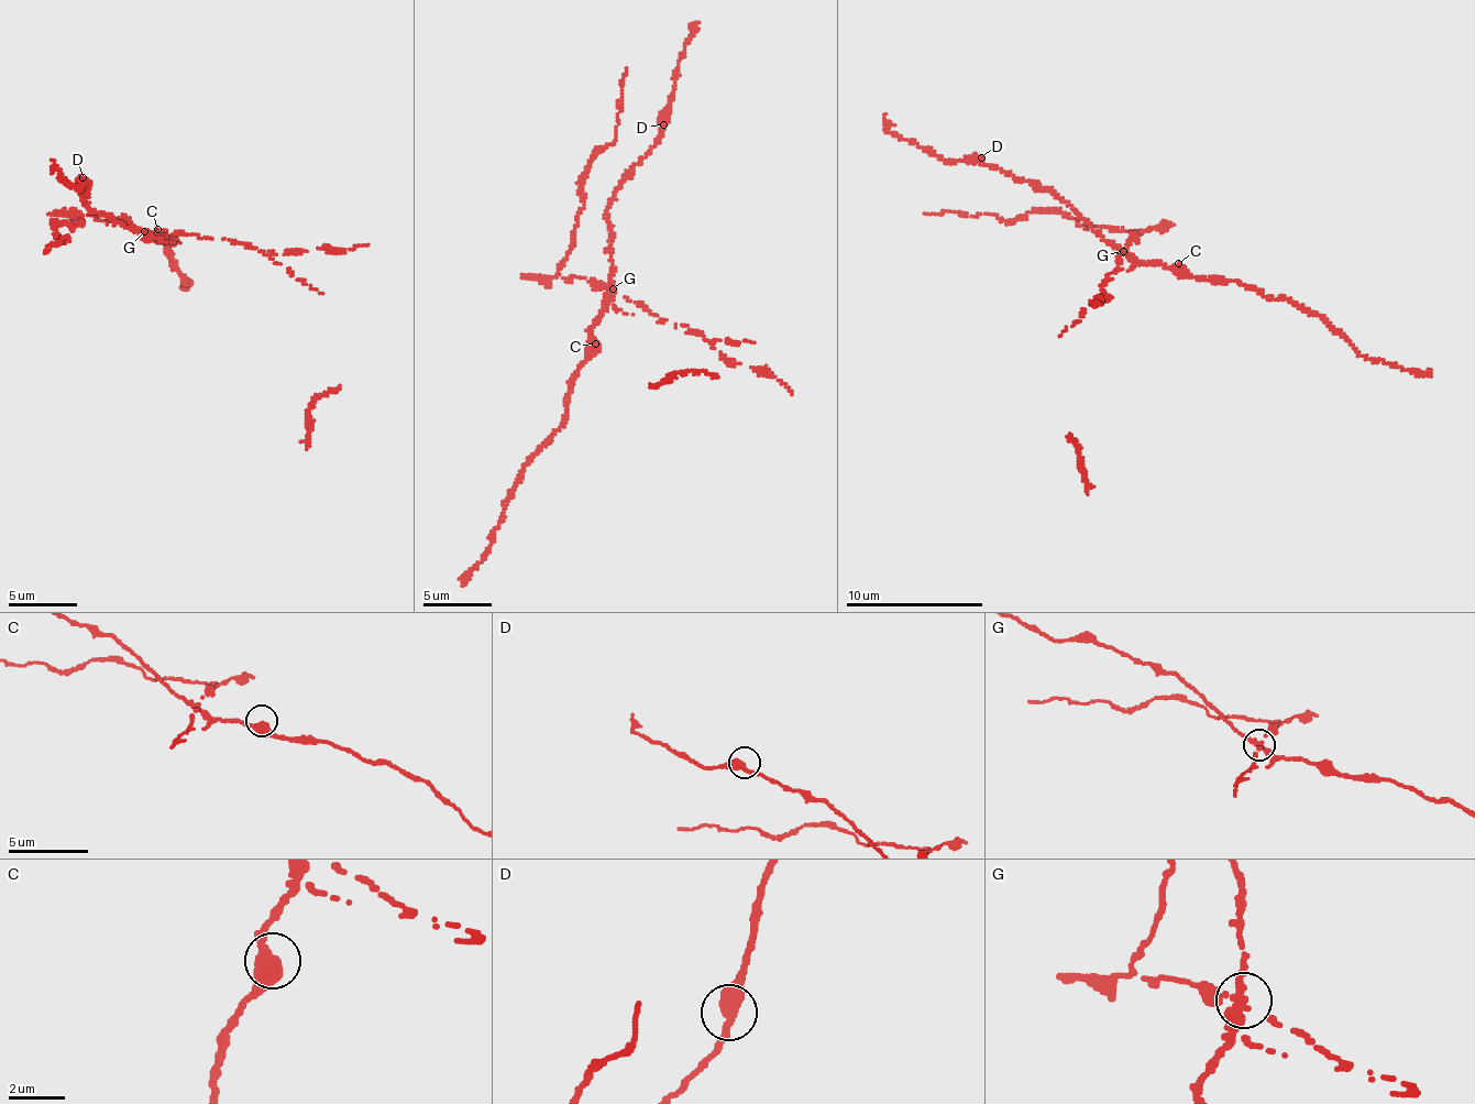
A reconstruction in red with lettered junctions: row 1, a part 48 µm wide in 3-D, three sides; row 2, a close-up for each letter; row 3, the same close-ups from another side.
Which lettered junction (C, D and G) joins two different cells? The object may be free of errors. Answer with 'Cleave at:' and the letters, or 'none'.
Cleave at: G

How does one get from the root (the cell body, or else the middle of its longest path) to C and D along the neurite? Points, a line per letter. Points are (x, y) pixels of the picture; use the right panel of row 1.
C: (1120, 259), (1125, 251), (1141, 261), (1164, 268), (1173, 269), (1178, 263)
D: (1120, 259), (1125, 251), (1101, 240), (1066, 201), (984, 164), (981, 157)

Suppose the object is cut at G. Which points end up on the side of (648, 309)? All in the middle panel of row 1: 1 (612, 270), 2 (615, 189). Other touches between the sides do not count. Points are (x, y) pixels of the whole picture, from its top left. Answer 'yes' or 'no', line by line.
1: no
2: no

